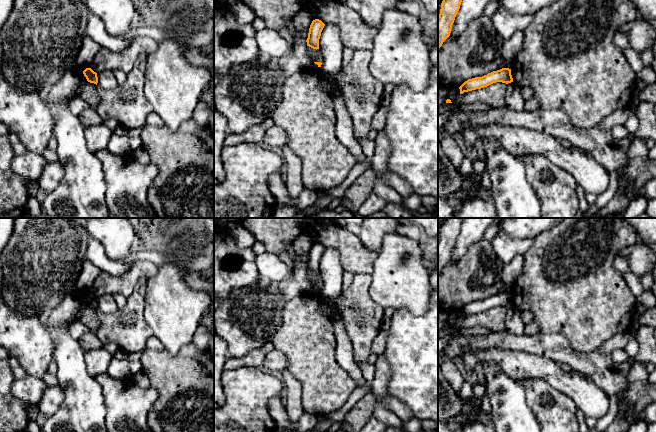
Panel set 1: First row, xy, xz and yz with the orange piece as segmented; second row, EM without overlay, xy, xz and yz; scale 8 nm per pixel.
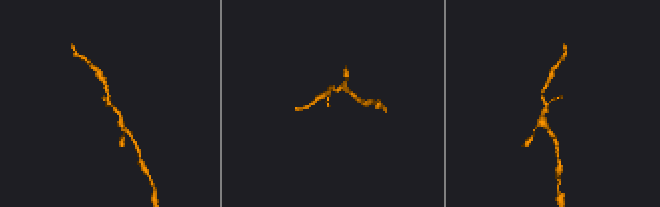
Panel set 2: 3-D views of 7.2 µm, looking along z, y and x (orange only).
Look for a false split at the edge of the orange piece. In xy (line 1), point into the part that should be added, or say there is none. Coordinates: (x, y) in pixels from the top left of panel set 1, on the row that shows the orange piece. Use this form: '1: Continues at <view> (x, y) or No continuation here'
1: No continuation here

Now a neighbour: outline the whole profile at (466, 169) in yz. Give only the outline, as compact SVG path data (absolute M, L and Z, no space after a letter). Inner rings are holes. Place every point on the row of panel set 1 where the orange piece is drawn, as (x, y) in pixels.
M465 156L462 160L459 169L461 175L465 178L469 178L473 174L473 170L474 170L473 161L470 158Z

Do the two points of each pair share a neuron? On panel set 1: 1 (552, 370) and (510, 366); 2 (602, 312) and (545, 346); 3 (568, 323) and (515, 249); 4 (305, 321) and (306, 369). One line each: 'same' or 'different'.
1: same
2: different
3: different
4: same

